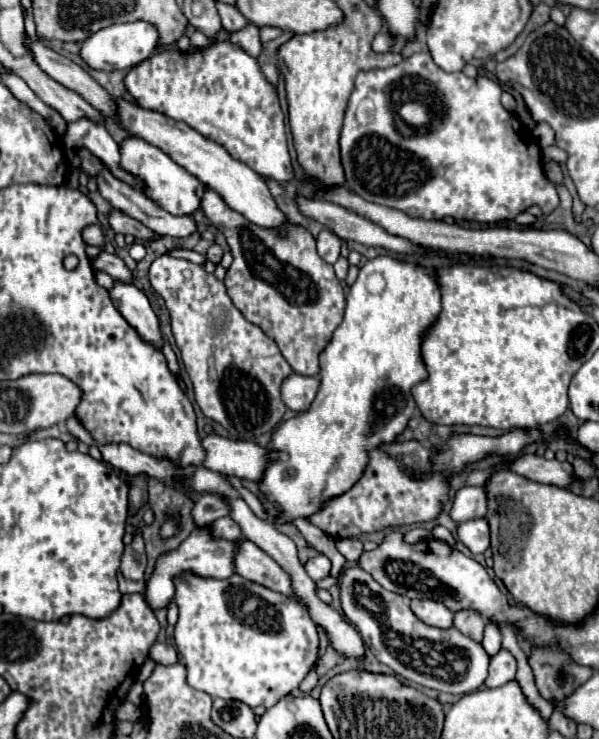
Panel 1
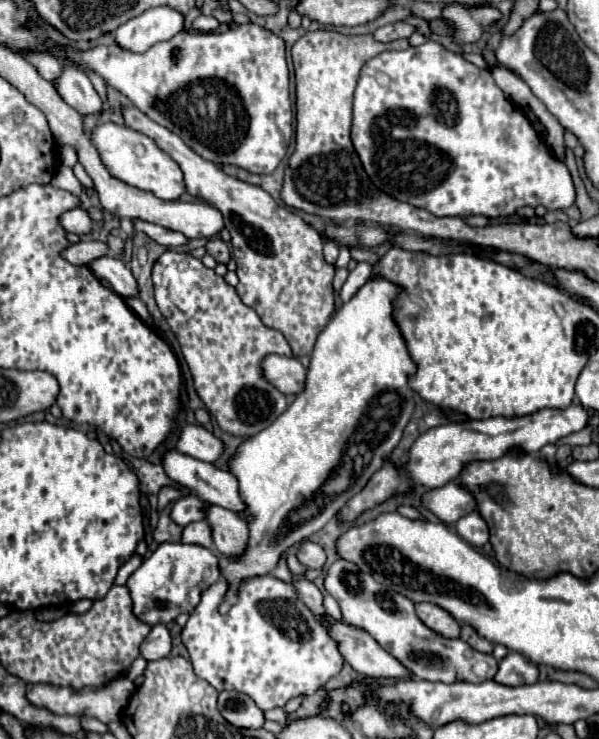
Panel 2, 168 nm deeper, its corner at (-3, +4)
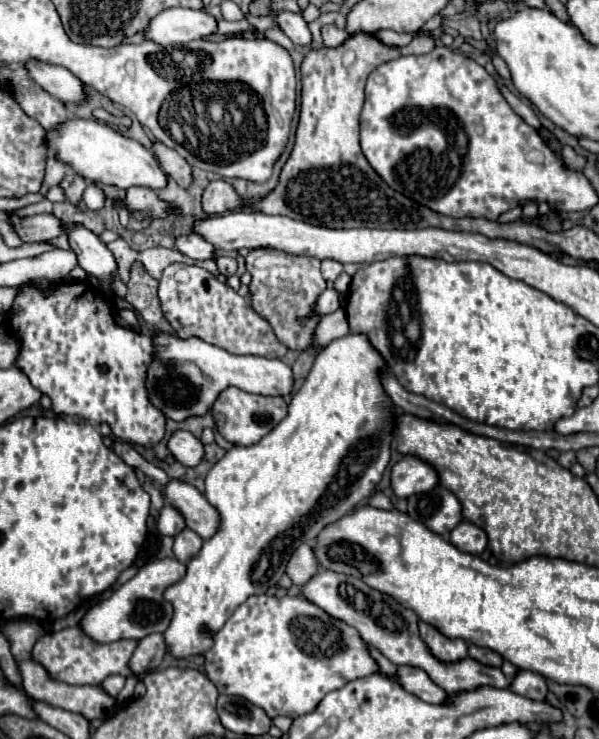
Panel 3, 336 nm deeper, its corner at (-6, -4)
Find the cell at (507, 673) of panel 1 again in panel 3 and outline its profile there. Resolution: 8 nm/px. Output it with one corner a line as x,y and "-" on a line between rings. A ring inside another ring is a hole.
518,670
516,676
510,682
510,690
514,690
516,694
522,694
526,698
532,700
544,700
548,694
548,686
546,686
546,678
528,670

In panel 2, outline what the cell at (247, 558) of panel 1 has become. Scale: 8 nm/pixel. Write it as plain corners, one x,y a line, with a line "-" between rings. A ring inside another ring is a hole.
207,504
205,512
219,554
235,554
235,550
243,550
243,542
247,542
247,526
243,526
243,520
233,510
217,504

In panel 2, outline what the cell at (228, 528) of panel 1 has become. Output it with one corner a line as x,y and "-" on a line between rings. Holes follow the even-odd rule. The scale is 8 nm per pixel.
199,520
199,522
191,522
183,528
183,536
181,536
183,544
197,544
203,548
211,548
211,530
207,530
207,522

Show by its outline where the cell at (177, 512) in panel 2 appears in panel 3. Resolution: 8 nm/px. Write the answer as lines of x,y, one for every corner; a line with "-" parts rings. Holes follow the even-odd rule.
166,504
160,510
160,520
158,520
158,530
164,536
176,536
186,528
186,522
182,522
182,514
178,514
178,510
174,510
174,506

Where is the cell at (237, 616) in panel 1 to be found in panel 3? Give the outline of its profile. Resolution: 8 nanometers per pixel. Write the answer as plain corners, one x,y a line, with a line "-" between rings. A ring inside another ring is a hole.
250,596
242,606
238,606
230,620
216,634
212,634
212,638
214,646
204,654
204,670
210,682
218,686
220,694
246,698
262,708
270,718
304,716
312,712
328,692
342,688
350,680
378,672
378,664
370,658
358,632
352,626
328,616
322,608
302,596

